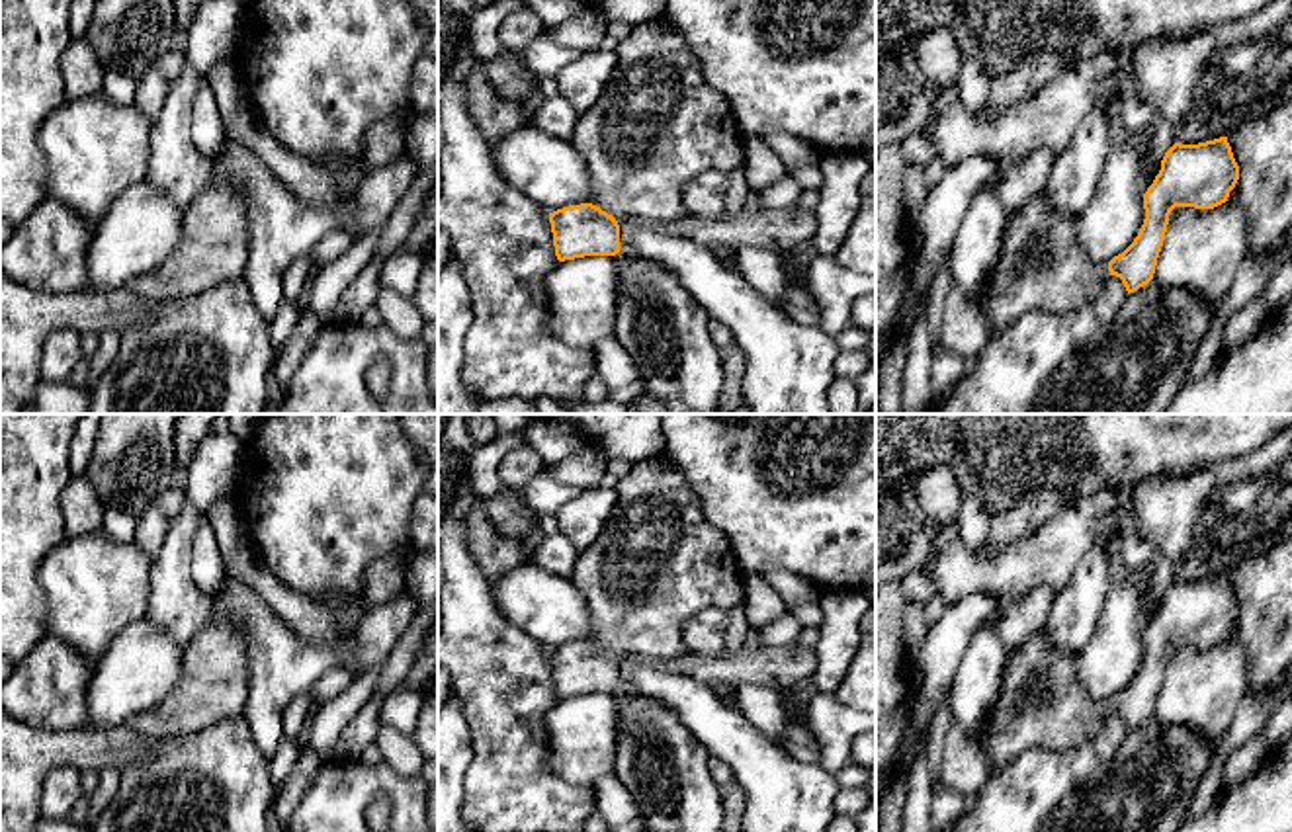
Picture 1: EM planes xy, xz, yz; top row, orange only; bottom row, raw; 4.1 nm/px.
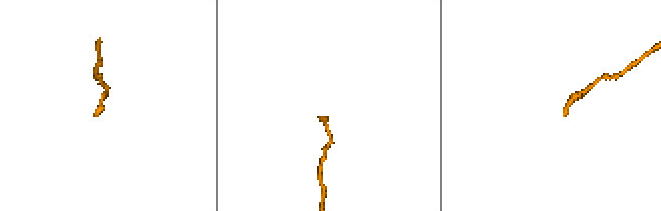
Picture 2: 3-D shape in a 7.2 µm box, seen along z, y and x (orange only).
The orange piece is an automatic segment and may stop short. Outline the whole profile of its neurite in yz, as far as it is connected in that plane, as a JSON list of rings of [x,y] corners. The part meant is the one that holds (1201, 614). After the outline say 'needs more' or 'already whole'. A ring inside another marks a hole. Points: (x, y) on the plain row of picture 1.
[[[1227,574],[1175,580],[1143,631],[1145,656],[1138,674],[1108,701],[1093,699],[1079,682],[1079,652],[1052,648],[1040,631],[1007,654],[997,703],[971,742],[999,770],[1032,748],[1061,752],[1091,742],[1110,713],[1134,730],[1153,717],[1171,648],[1214,646],[1227,639],[1237,617]]]; needs more

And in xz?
[[[667,453],[620,477],[618,504],[602,533],[581,551],[569,576],[582,594],[592,639],[549,650],[559,699],[620,689],[620,656],[641,654],[657,660],[688,652],[684,627],[706,607],[731,611],[745,603],[741,564],[729,539],[704,516],[698,494]]]; needs more

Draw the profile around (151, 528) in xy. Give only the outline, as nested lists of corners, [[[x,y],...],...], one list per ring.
[[[170,486],[135,520],[135,547],[149,559],[164,549],[172,521],[182,510],[186,488]]]

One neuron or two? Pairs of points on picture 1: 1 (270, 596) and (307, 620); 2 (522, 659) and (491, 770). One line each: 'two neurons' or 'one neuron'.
1: one neuron
2: one neuron

